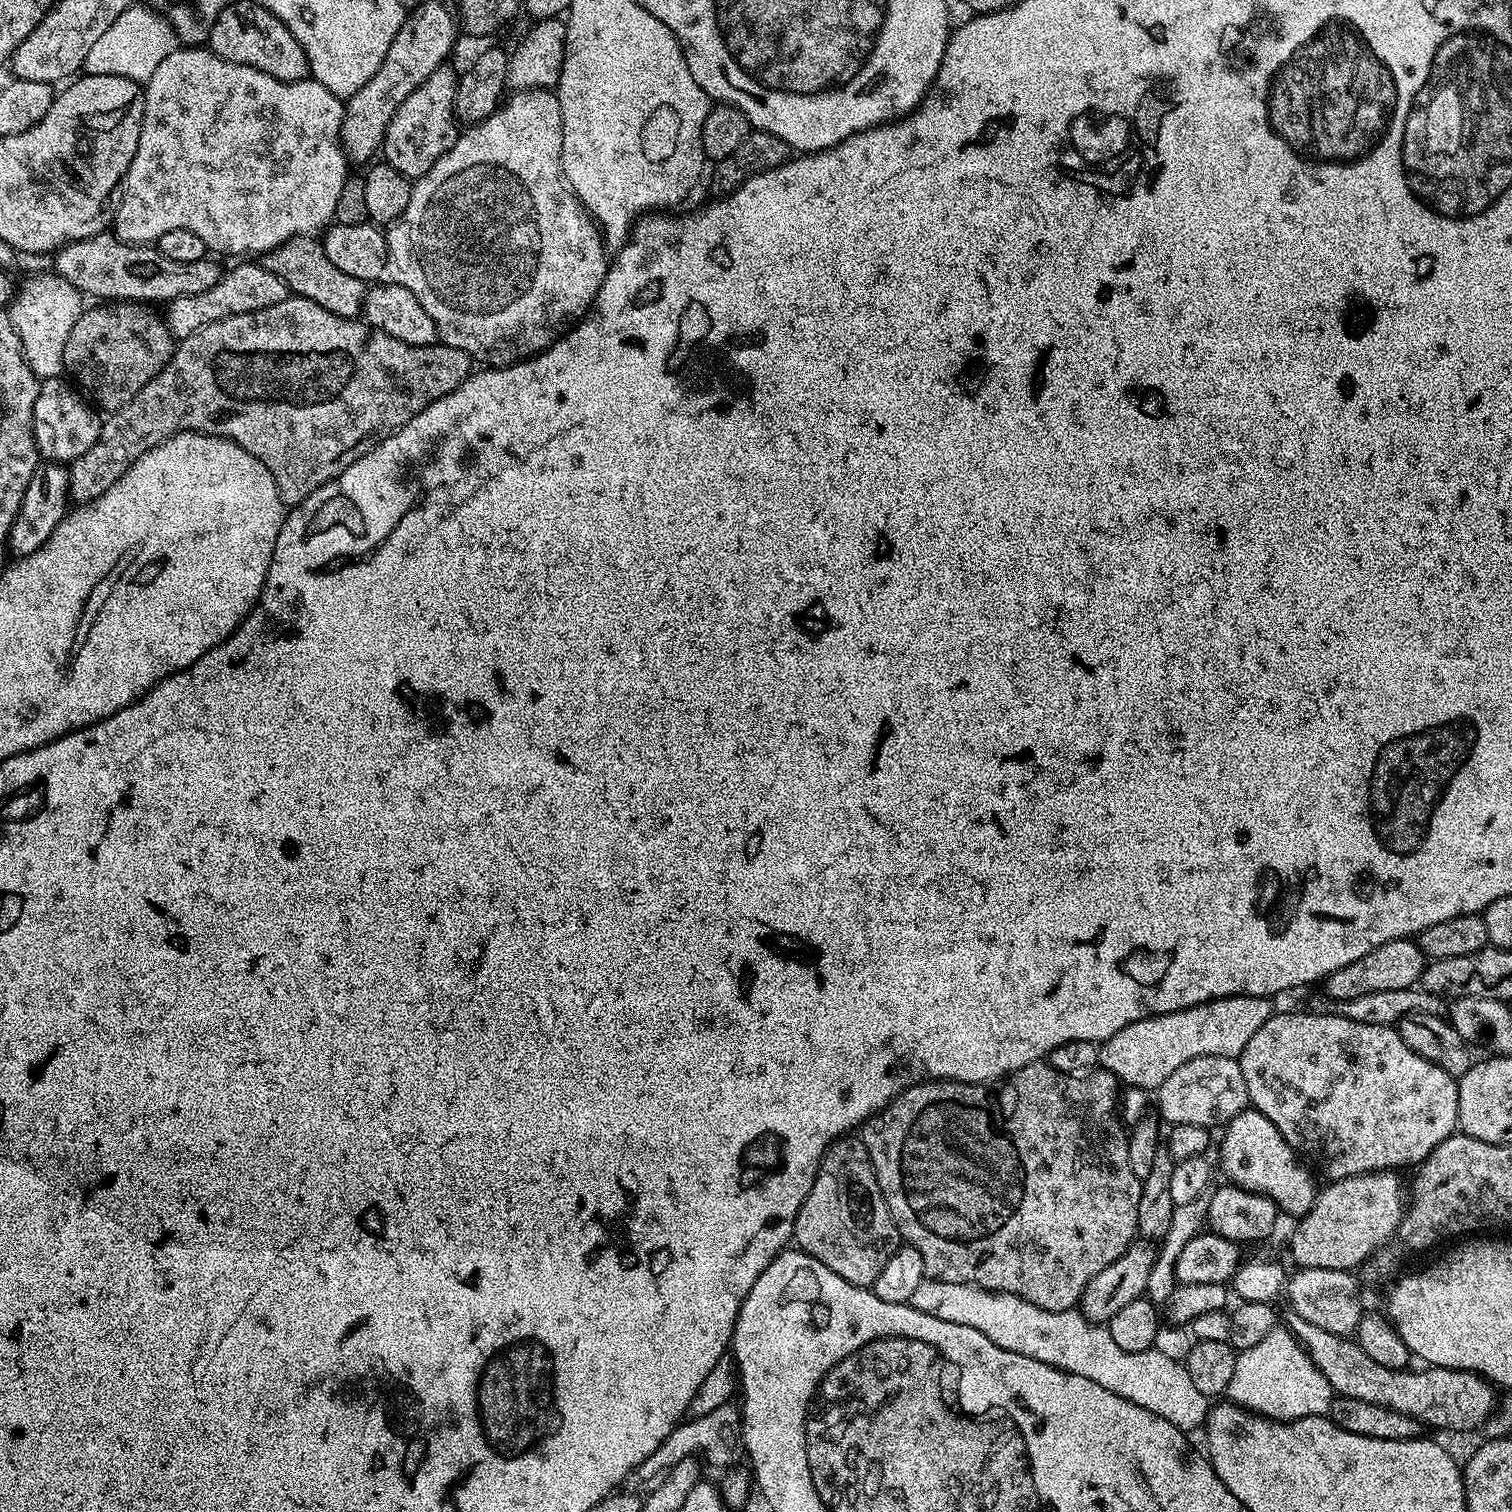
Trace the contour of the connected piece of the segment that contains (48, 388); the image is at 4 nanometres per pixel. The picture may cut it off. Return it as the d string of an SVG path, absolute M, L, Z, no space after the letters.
M64 378L41 383L40 393L34 402L32 436L36 439L36 447L40 449L40 455L45 461L71 462L78 460L82 454L86 454L86 450L90 450L90 446L94 446L94 442L98 442L101 417L96 417L97 409L95 407L87 408L80 401L79 395L81 396L81 393Z

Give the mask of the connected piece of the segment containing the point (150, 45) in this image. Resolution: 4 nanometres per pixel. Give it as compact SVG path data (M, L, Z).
M134 2L126 10L122 10L122 14L114 18L110 30L106 30L99 36L98 42L94 42L90 54L86 54L86 62L83 66L83 71L87 75L110 74L137 82L147 82L162 59L176 51L178 47L176 32L168 20L155 8L147 3L144 4Z

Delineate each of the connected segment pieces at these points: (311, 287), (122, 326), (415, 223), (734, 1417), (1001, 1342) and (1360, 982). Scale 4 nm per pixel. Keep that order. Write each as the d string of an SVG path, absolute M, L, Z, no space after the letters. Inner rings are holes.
M315 235L290 238L282 246L263 253L262 263L270 274L285 281L291 295L318 302L318 306L322 306L322 310L330 310L330 314L351 320L364 311L365 281L338 270L338 266L326 258L324 245Z
M108 302L103 306L85 307L78 322L74 322L74 330L70 330L70 338L66 338L64 372L85 393L88 391L97 400L95 403L101 409L105 408L105 413L114 413L129 404L140 393L142 386L146 386L146 382L155 378L172 357L174 351L172 332L162 319L161 313L151 312L148 308L151 307L140 302Z
M526 88L511 93L512 101L501 103L497 112L486 118L481 124L471 125L467 130L457 135L454 146L425 176L419 177L413 183L410 202L406 202L406 210L386 228L388 242L387 275L391 283L406 286L418 302L422 302L422 310L434 318L436 335L439 343L454 346L462 350L473 361L484 366L507 366L519 364L530 356L549 348L555 340L559 340L569 328L580 323L588 315L594 298L602 286L608 273L610 263L609 253L604 246L604 237L596 221L589 216L588 211L580 205L580 200L568 187L564 178L564 171L560 168L562 158L562 110L555 91L546 88Z
M729 1402L718 1406L718 1410L713 1410L711 1414L702 1414L695 1418L685 1419L677 1424L676 1429L642 1462L631 1472L626 1481L627 1491L636 1494L643 1490L651 1489L664 1479L672 1467L677 1466L678 1462L687 1456L699 1458L705 1465L713 1464L716 1468L731 1469L739 1460L745 1459L744 1450L744 1418L739 1407L735 1408L735 1403Z
M925 1278L915 1287L910 1303L922 1310L922 1314L942 1318L942 1322L958 1322L958 1326L974 1326L974 1330L982 1330L982 1334L986 1334L994 1346L1002 1346L1002 1350L1090 1378L1098 1382L1102 1390L1110 1390L1110 1394L1118 1394L1118 1398L1126 1398L1126 1402L1134 1402L1134 1406L1142 1406L1142 1410L1166 1418L1166 1422L1173 1424L1179 1432L1192 1434L1195 1428L1205 1427L1210 1397L1197 1390L1187 1367L1181 1363L1187 1359L1194 1343L1191 1333L1183 1327L1161 1325L1153 1348L1131 1352L1117 1346L1106 1326L1088 1319L1079 1310L1042 1310L1034 1306L1034 1302L1026 1302L1009 1292L991 1292L973 1284ZM1176 1360L1180 1360L1180 1364Z
M1405 938L1391 940L1377 948L1371 948L1358 962L1350 962L1350 966L1342 966L1342 970L1334 970L1323 981L1323 991L1330 1000L1349 1000L1359 998L1362 994L1374 994L1381 990L1406 990L1419 985L1426 967L1426 957L1415 939Z

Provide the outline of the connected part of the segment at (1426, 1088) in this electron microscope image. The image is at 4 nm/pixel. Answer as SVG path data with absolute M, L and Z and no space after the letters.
M1305 1010L1305 1012L1277 1011L1266 1022L1266 1026L1262 1026L1262 1030L1258 1030L1258 1034L1254 1034L1254 1038L1250 1038L1250 1042L1246 1042L1246 1050L1242 1050L1238 1059L1242 1066L1242 1078L1246 1078L1249 1105L1257 1112L1266 1114L1266 1118L1270 1118L1270 1122L1274 1122L1274 1126L1278 1126L1278 1134L1282 1134L1282 1138L1286 1138L1289 1146L1303 1157L1317 1173L1320 1171L1322 1175L1328 1176L1324 1178L1329 1181L1361 1176L1367 1172L1404 1170L1407 1164L1419 1165L1458 1128L1457 1081L1450 1074L1446 1074L1446 1070L1442 1070L1438 1066L1426 1062L1426 1058L1414 1054L1414 1050L1410 1050L1410 1046L1406 1046L1406 1042L1402 1042L1402 1038L1392 1026L1366 1026L1366 1022L1354 1022L1345 1016L1331 1016L1325 1012L1311 1010Z

